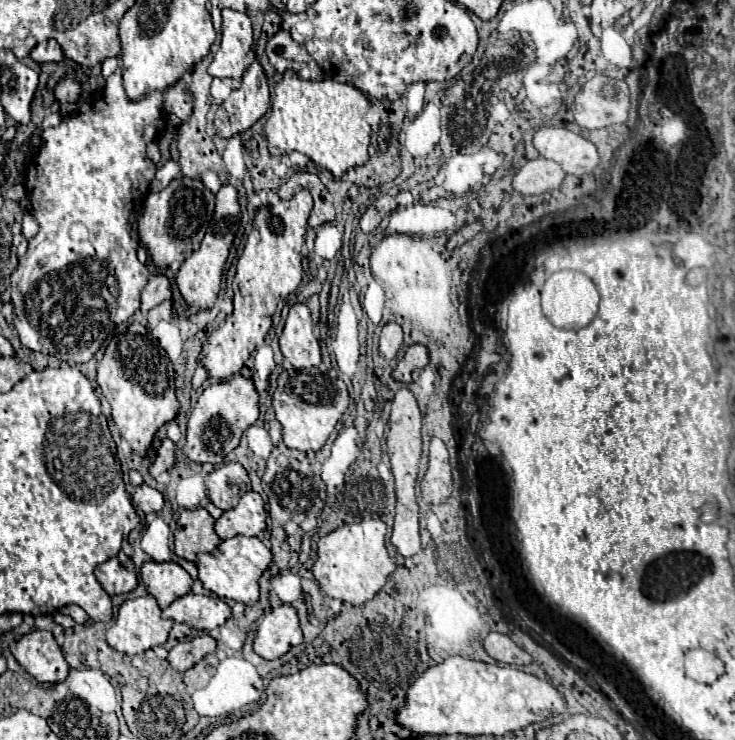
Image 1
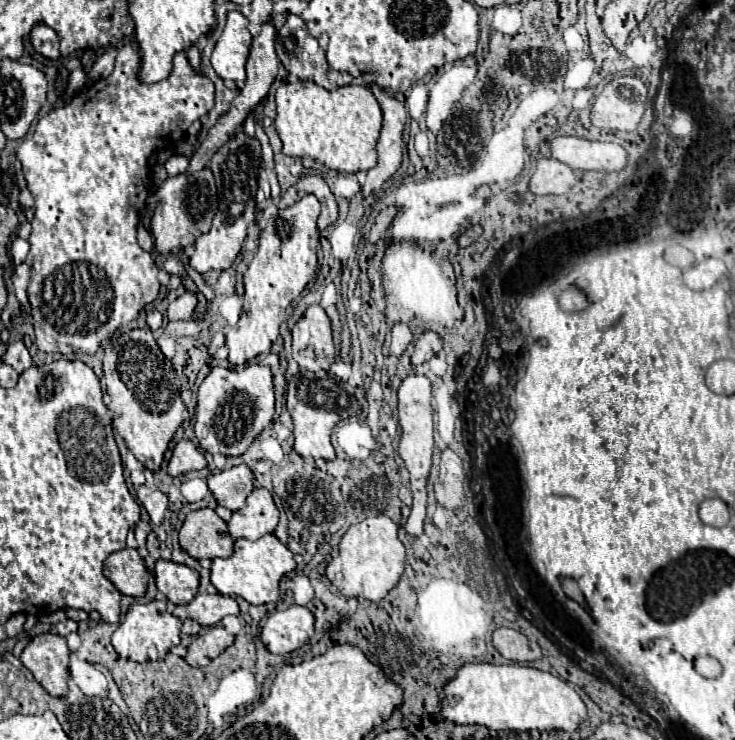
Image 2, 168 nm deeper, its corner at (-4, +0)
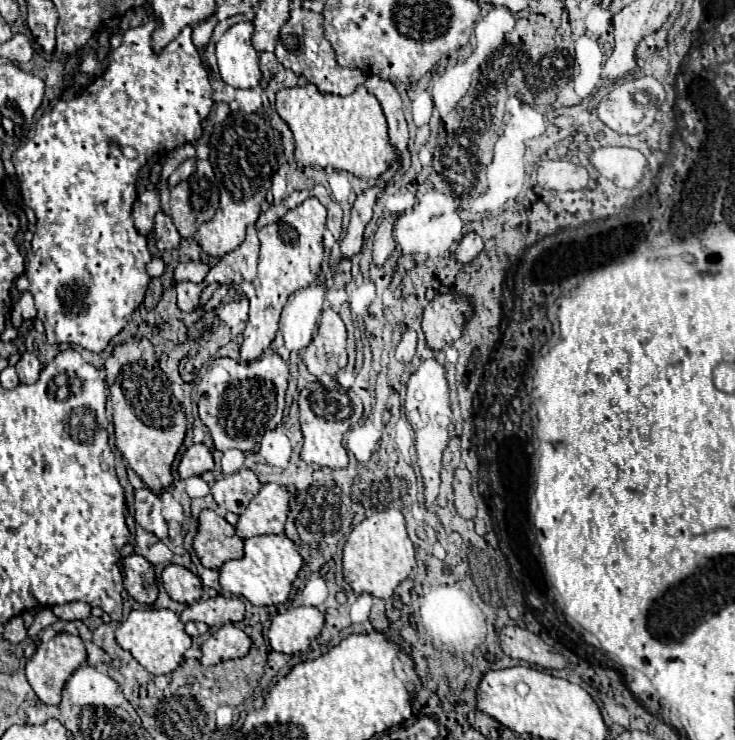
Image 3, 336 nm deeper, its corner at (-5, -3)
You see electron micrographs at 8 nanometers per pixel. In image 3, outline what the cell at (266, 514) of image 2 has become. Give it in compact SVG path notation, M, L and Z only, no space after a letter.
M263 484L247 510L239 516L237 536L247 540L261 534L281 534L289 510L289 492L279 484Z

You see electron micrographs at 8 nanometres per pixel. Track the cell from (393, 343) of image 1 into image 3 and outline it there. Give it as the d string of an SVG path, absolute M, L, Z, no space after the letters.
M407 330L395 350L395 358L403 364L409 364L415 356L415 350L417 350L417 334L415 334L415 330Z

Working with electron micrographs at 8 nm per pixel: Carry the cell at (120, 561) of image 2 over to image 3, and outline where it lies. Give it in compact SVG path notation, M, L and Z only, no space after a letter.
M131 554L121 560L123 572L123 586L125 590L145 606L151 606L157 600L157 582L155 582L155 568L143 556Z

